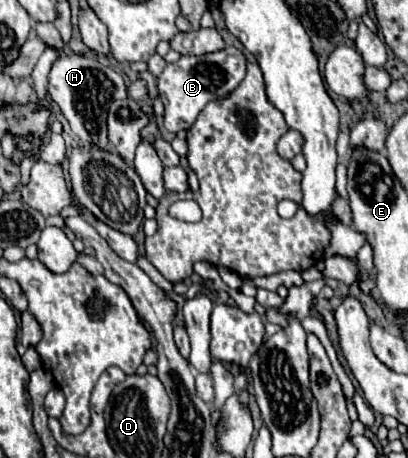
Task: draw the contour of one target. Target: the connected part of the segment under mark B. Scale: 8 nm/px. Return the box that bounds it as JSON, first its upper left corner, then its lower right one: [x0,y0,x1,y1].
[157,46,247,134]

